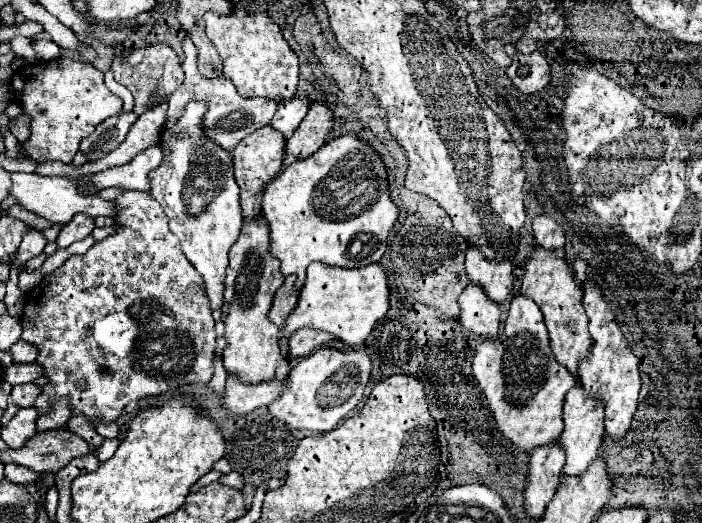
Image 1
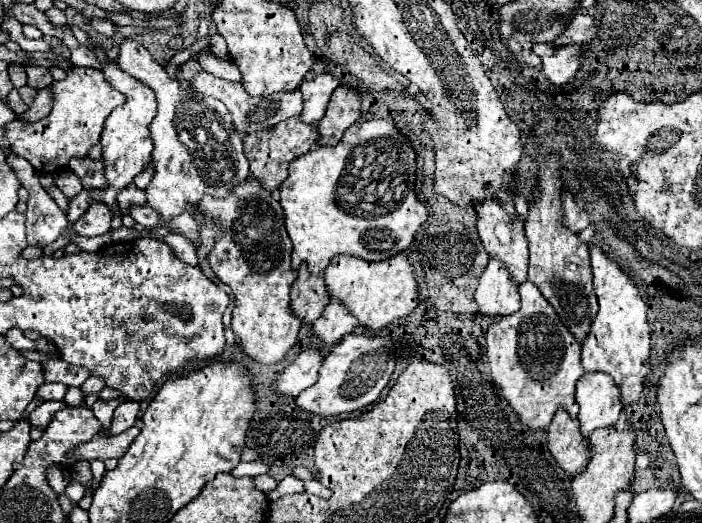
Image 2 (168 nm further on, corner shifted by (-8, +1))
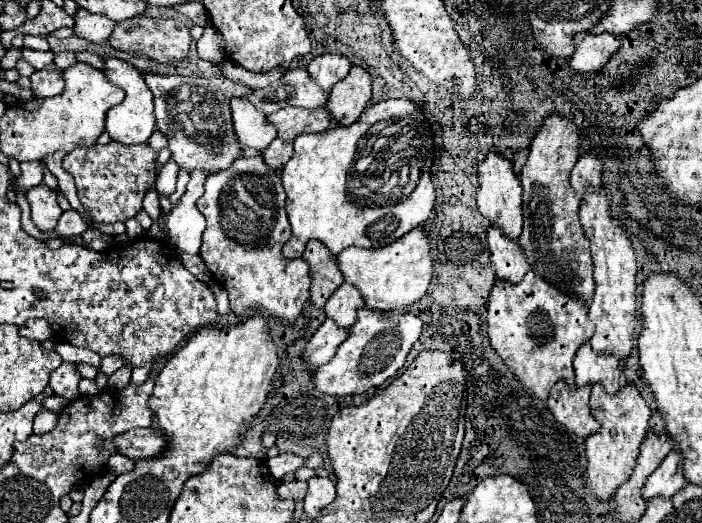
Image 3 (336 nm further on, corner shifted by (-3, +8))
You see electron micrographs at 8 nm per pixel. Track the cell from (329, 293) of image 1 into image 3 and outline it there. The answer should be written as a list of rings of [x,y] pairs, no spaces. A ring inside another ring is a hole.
[[[418,226],[414,232],[402,236],[402,240],[396,240],[394,244],[378,250],[350,246],[338,254],[338,266],[344,274],[344,280],[362,292],[366,308],[386,312],[412,306],[426,294],[432,280],[434,262],[430,256],[428,234],[424,232],[424,226]]]

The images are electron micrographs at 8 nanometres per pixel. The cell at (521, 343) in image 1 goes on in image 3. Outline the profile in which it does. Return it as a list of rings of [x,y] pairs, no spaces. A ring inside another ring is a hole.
[[[532,270],[518,284],[496,282],[492,286],[488,300],[488,336],[492,348],[510,372],[542,400],[548,398],[550,388],[558,380],[574,386],[572,360],[592,334],[594,324],[588,318],[588,304],[578,296],[562,292]]]

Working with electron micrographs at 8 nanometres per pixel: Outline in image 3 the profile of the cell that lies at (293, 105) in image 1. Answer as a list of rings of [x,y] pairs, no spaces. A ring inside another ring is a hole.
[[[322,54],[310,60],[310,64],[306,66],[306,70],[310,72],[310,76],[320,84],[320,88],[324,92],[330,92],[330,88],[340,82],[342,78],[348,76],[350,70],[350,60],[342,54]]]

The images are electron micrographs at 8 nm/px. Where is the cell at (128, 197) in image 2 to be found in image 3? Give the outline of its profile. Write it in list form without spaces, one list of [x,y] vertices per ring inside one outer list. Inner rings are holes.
[[[110,142],[106,146],[76,148],[64,158],[64,170],[74,178],[78,188],[78,198],[82,200],[88,216],[94,222],[118,222],[134,218],[142,210],[144,194],[156,182],[158,152],[148,144],[138,144],[138,148],[126,148],[122,144]]]

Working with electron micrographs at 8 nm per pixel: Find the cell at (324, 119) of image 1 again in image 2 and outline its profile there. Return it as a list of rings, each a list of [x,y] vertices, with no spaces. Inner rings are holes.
[[[337,87],[329,99],[323,119],[317,123],[319,145],[337,145],[341,135],[359,119],[359,95],[349,87]]]

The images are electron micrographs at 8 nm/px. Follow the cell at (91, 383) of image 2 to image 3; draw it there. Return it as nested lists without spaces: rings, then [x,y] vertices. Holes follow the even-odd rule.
[[[106,356],[104,360],[102,360],[102,370],[104,370],[104,374],[106,376],[112,376],[116,370],[120,370],[124,366],[124,362],[122,362],[122,358],[118,358],[118,356]]]

